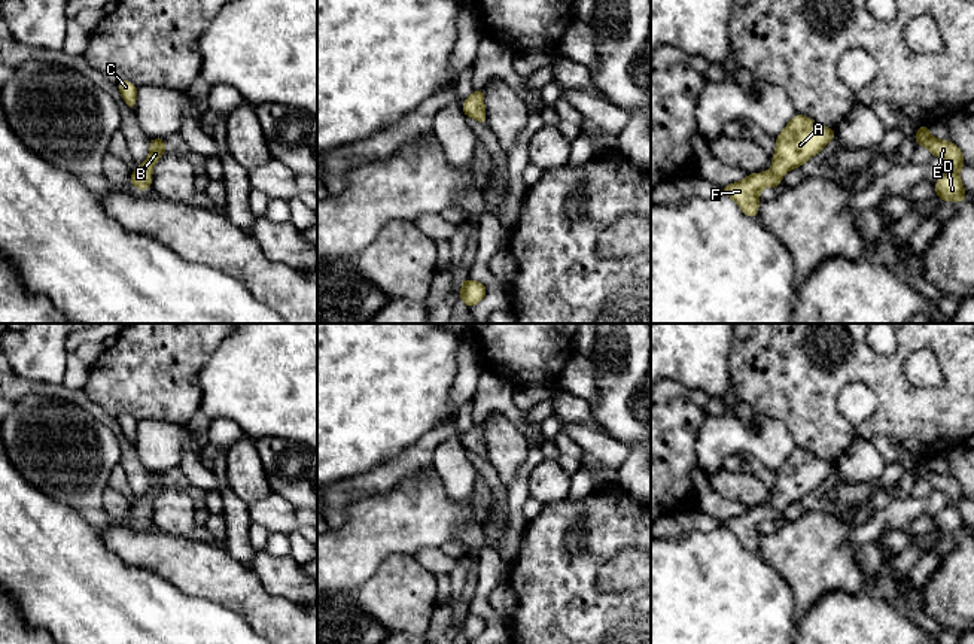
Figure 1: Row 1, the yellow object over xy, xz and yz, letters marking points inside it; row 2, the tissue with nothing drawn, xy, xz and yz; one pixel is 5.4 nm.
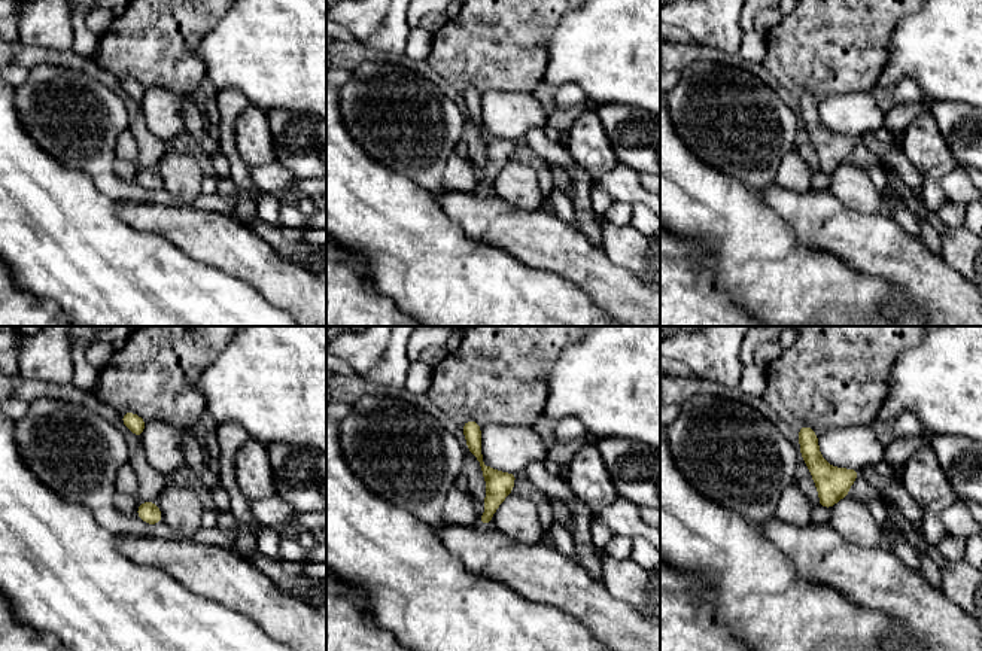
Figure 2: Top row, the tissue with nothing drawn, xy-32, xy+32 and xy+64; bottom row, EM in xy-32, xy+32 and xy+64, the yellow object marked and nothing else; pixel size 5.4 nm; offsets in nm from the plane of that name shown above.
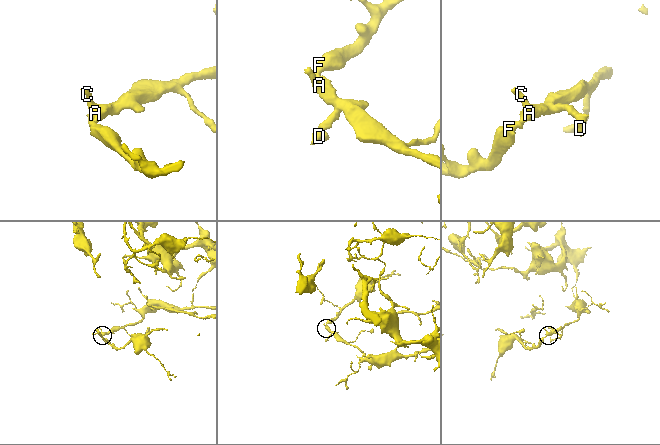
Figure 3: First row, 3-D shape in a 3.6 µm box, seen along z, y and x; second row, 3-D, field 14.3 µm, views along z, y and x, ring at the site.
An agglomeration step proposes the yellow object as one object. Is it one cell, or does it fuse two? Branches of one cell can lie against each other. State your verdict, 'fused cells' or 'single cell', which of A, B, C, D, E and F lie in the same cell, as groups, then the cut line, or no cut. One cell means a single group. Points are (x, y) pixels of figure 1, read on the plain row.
single cell | A B C D E F | no cut

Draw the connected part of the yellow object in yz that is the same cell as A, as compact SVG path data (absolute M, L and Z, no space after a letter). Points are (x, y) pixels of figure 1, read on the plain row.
M797 447L785 464L776 470L771 504L752 507L740 516L721 522L721 526L731 531L746 550L758 552L760 525L765 520L777 522L788 504L801 501L834 471L835 464L819 459L806 449Z

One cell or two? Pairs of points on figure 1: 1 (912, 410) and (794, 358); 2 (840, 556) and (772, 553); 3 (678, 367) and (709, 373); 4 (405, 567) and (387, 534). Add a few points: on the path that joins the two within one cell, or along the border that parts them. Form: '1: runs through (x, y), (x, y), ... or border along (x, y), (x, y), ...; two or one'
1: runs through (882, 380), (874, 373), (824, 374); one
2: runs through (824, 556), (788, 553); one
3: runs through (685, 367), (702, 367); one
4: border along (428, 570), (410, 556), (390, 553), (373, 576); two

